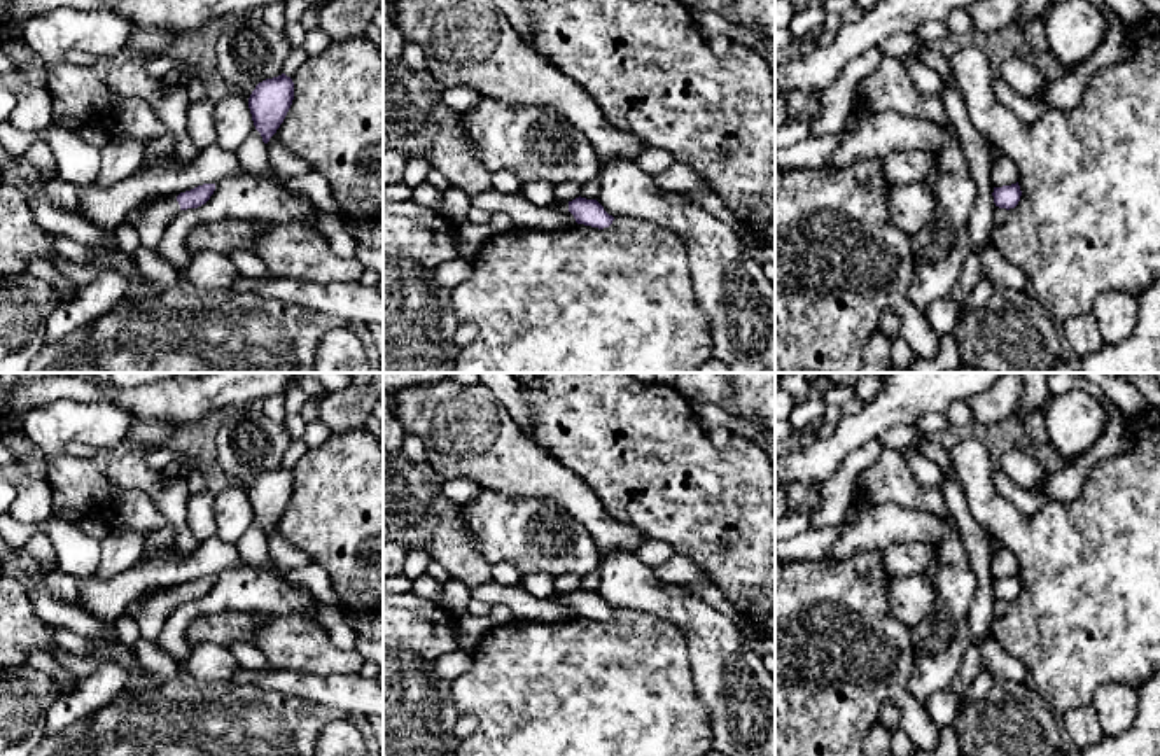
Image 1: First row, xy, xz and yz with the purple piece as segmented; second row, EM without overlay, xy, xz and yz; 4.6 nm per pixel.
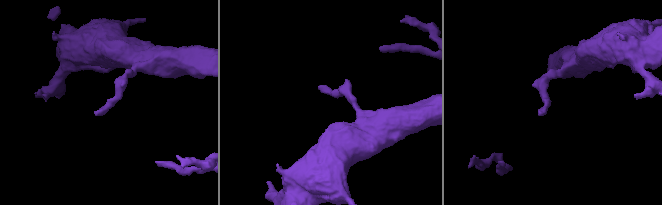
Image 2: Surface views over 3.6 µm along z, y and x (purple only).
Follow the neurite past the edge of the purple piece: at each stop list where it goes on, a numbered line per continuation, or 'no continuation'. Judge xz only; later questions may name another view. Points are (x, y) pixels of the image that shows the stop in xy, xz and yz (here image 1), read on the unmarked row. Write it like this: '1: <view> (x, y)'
no continuation

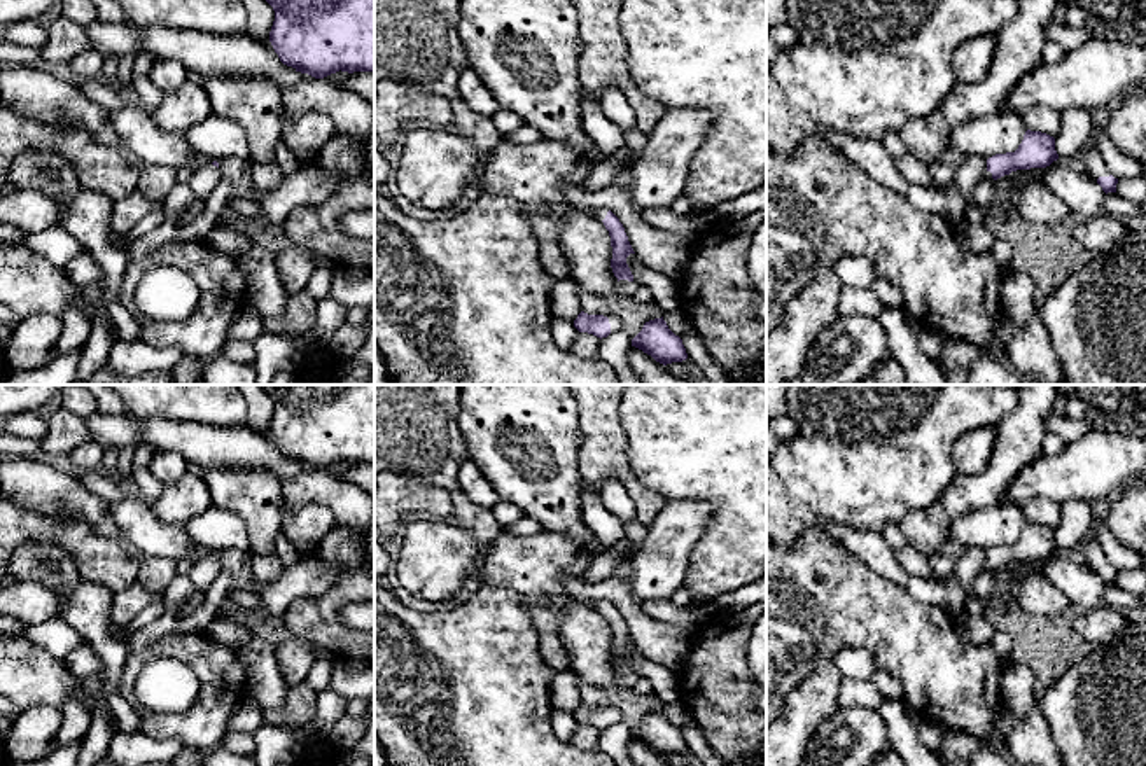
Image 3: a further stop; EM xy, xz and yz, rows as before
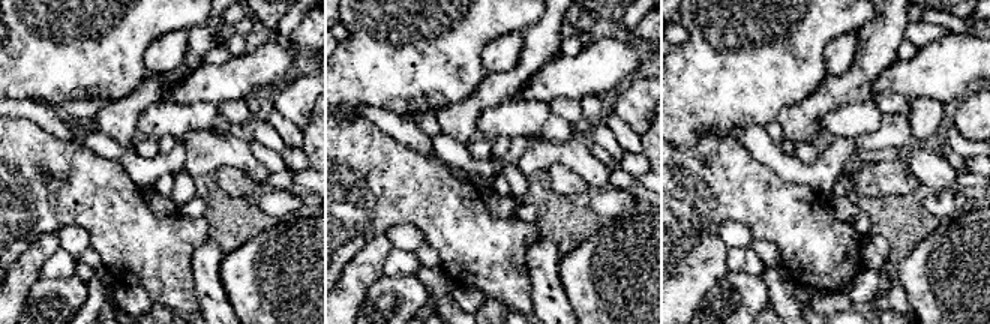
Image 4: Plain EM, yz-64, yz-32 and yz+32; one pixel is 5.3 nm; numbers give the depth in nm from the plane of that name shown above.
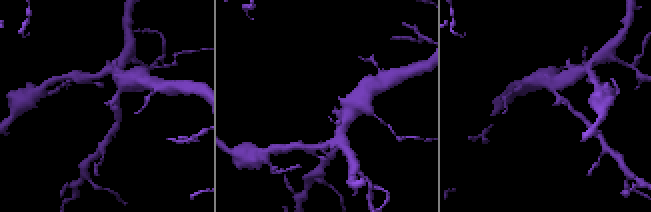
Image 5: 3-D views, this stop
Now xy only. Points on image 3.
1: xy (203, 572)

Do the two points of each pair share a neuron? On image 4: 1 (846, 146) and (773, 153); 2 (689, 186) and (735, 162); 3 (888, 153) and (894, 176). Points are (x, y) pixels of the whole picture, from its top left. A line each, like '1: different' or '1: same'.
1: same
2: same
3: different

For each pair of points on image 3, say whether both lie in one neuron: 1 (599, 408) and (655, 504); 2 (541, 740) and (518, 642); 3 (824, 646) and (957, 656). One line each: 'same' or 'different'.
1: same
2: same
3: same

